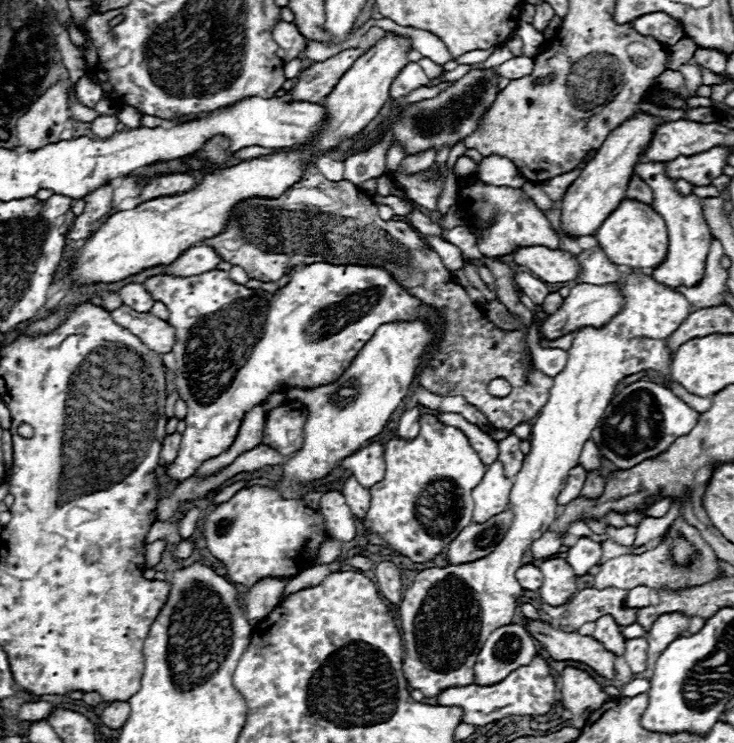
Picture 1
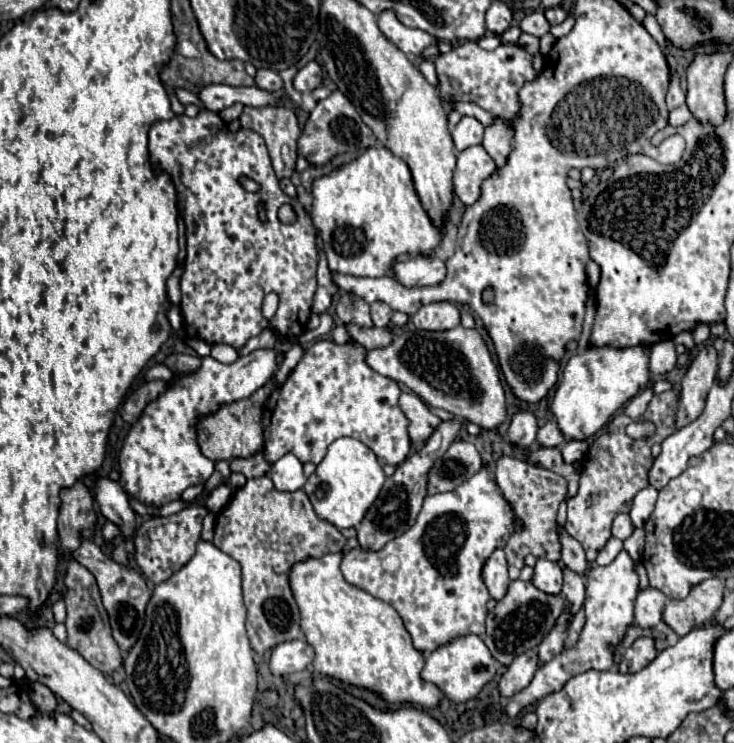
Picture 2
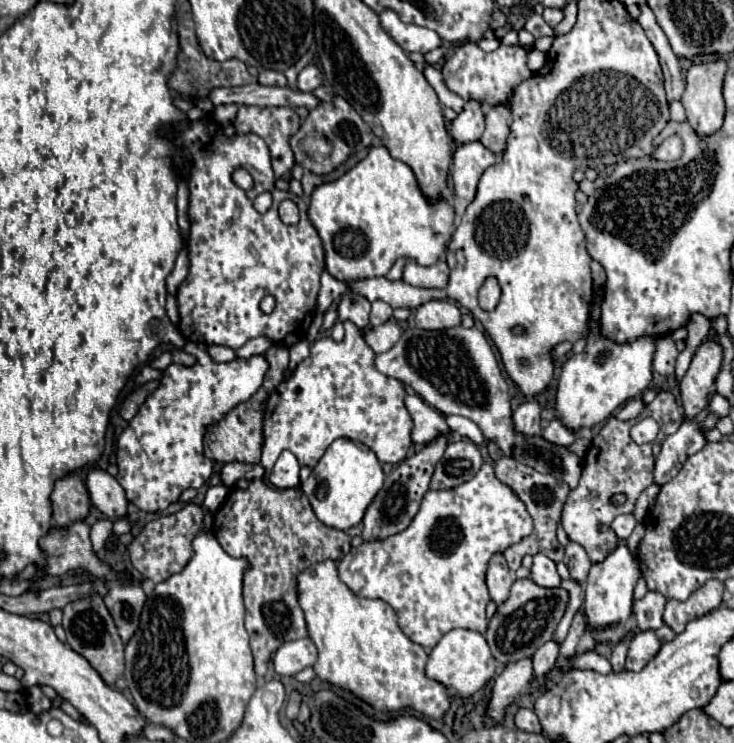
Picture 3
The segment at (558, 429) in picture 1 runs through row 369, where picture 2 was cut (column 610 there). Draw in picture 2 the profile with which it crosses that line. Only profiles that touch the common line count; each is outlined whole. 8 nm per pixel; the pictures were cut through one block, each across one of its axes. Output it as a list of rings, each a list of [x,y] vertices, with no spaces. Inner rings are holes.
[[[622,550],[616,560],[608,566],[592,566],[590,572],[586,574],[586,624],[584,630],[578,638],[578,642],[562,650],[554,660],[546,662],[544,666],[538,668],[534,680],[530,682],[528,688],[520,690],[512,698],[508,698],[506,706],[502,712],[508,718],[520,716],[528,706],[540,702],[552,692],[558,692],[564,688],[564,684],[575,675],[592,670],[612,670],[614,668],[614,650],[618,644],[624,640],[628,628],[634,622],[634,598],[638,594],[638,574],[634,570],[634,562],[628,556],[626,550]]]

